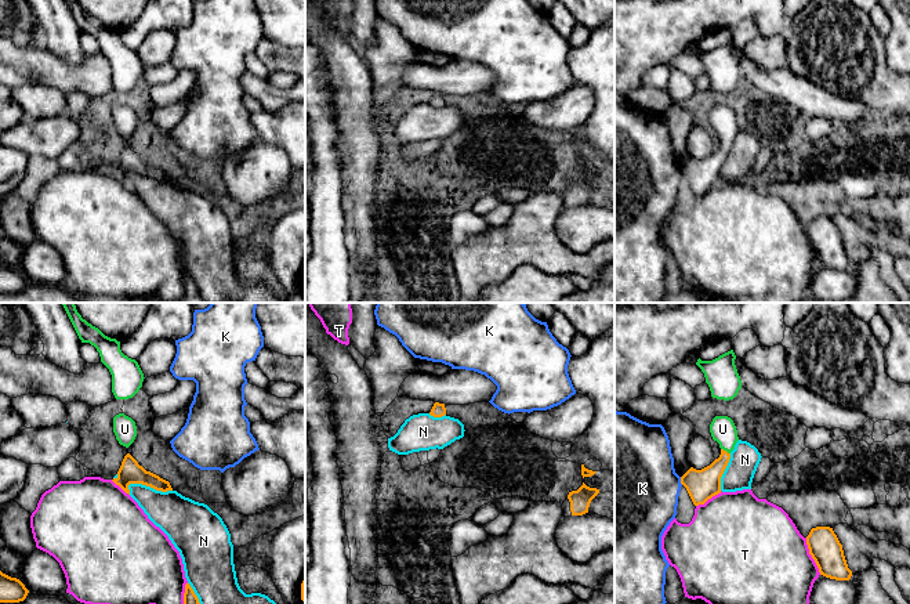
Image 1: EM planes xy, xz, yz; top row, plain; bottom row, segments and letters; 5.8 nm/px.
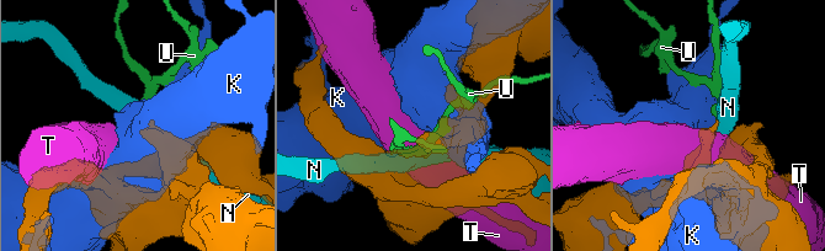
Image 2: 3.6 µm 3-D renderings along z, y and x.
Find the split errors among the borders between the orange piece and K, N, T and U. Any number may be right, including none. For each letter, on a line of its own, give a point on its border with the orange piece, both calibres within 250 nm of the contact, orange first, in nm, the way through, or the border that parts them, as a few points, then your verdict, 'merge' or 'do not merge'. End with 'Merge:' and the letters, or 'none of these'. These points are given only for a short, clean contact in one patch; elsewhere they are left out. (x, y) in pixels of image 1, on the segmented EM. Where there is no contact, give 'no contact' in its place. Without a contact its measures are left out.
K: yz (681, 481) | 180/460 nm | do not merge
N: xy (149, 485) | 140/240 nm | do not merge
T: yz (811, 554) | 190/480 nm | do not merge
U: yz (725, 451) | 180/150 nm | across yz (703, 484), (721, 463), (725, 451), (725, 433), (722, 429) | merge
Merge: U

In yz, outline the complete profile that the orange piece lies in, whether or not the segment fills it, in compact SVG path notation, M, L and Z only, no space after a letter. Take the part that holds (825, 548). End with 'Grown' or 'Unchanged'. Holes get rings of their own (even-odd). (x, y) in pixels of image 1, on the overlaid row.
M812 528L806 536L806 545L820 575L835 581L851 579L852 571L848 568L842 545L833 528Z. Unchanged

